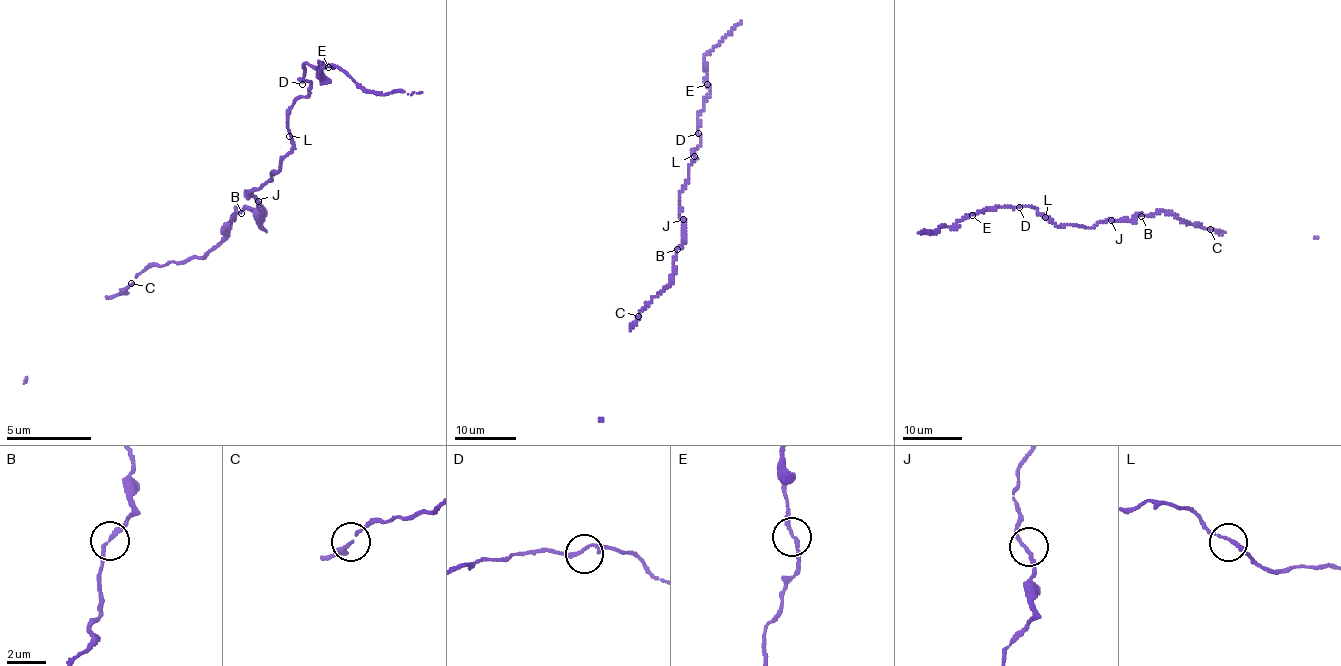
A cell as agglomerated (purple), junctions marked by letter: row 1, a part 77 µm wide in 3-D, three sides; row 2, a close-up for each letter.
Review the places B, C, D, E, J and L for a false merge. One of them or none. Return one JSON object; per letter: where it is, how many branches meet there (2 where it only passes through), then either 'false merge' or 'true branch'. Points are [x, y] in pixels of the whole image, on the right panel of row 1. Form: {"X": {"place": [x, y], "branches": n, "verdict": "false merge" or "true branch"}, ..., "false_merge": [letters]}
{"B": {"place": [1141, 216], "branches": 2, "verdict": "true branch"}, "C": {"place": [1210, 229], "branches": 2, "verdict": "true branch"}, "D": {"place": [1019, 207], "branches": 2, "verdict": "true branch"}, "E": {"place": [972, 215], "branches": 2, "verdict": "true branch"}, "J": {"place": [1111, 220], "branches": 2, "verdict": "true branch"}, "L": {"place": [1045, 217], "branches": 2, "verdict": "true branch"}, "false_merge": []}

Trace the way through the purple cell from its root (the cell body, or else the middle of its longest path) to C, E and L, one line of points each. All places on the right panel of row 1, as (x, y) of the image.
C: (1108, 220), (1131, 221), (1138, 214), (1165, 211), (1209, 230)
E: (1108, 220), (1092, 227), (1059, 226), (1026, 205), (986, 209), (972, 215)
L: (1108, 220), (1092, 227), (1059, 226), (1045, 217)

